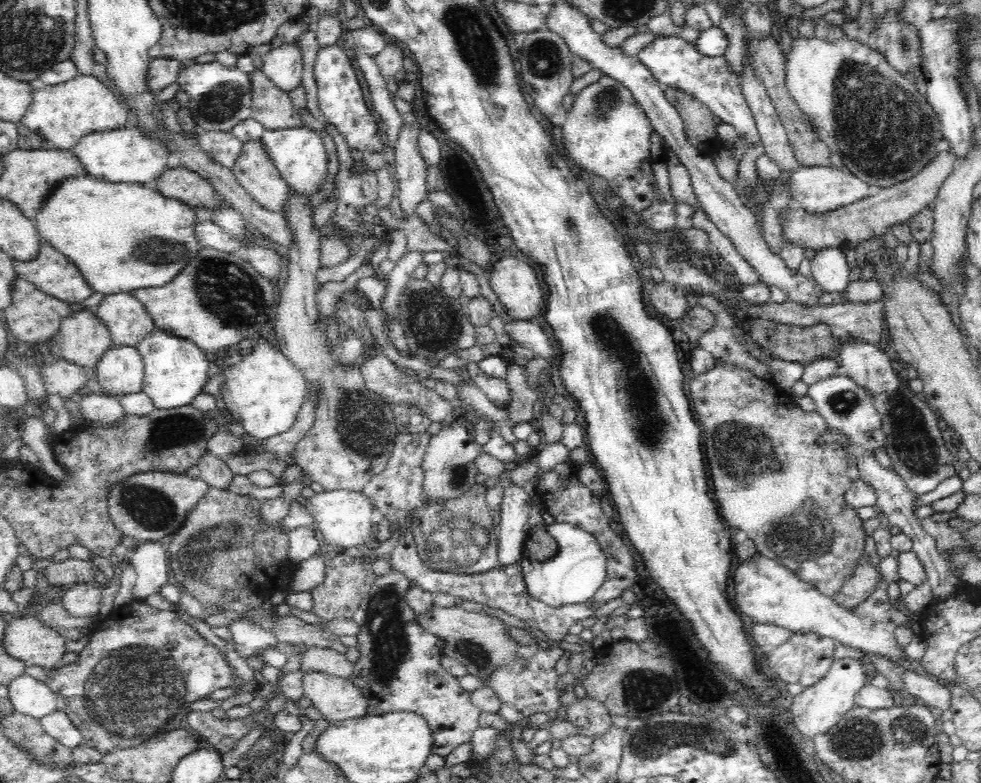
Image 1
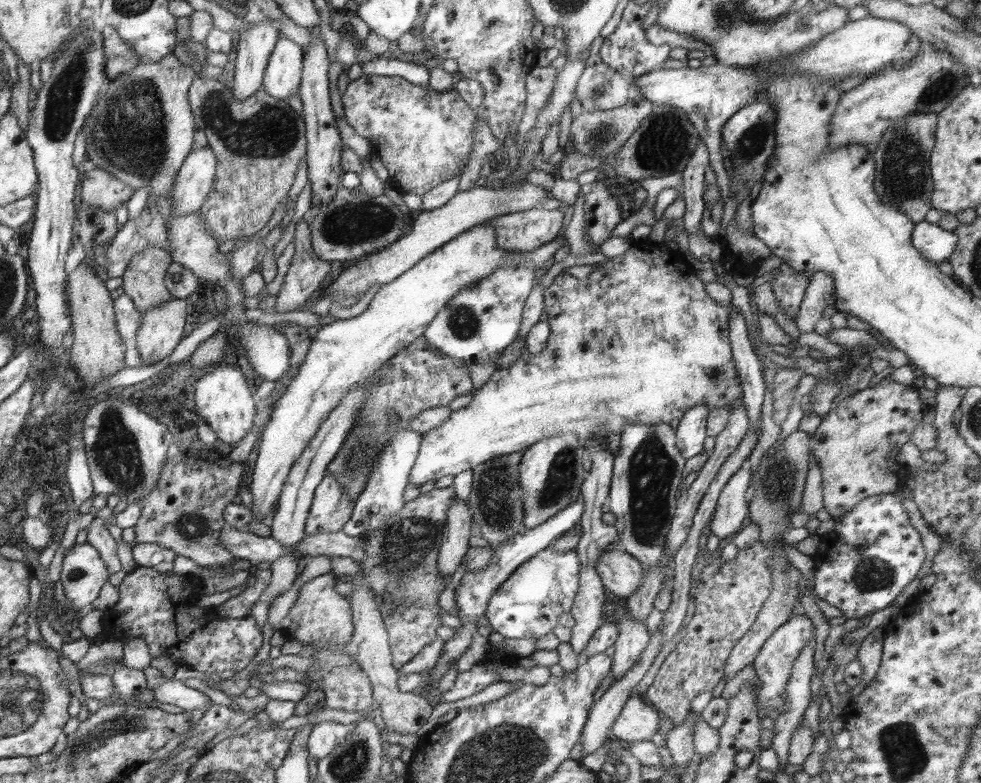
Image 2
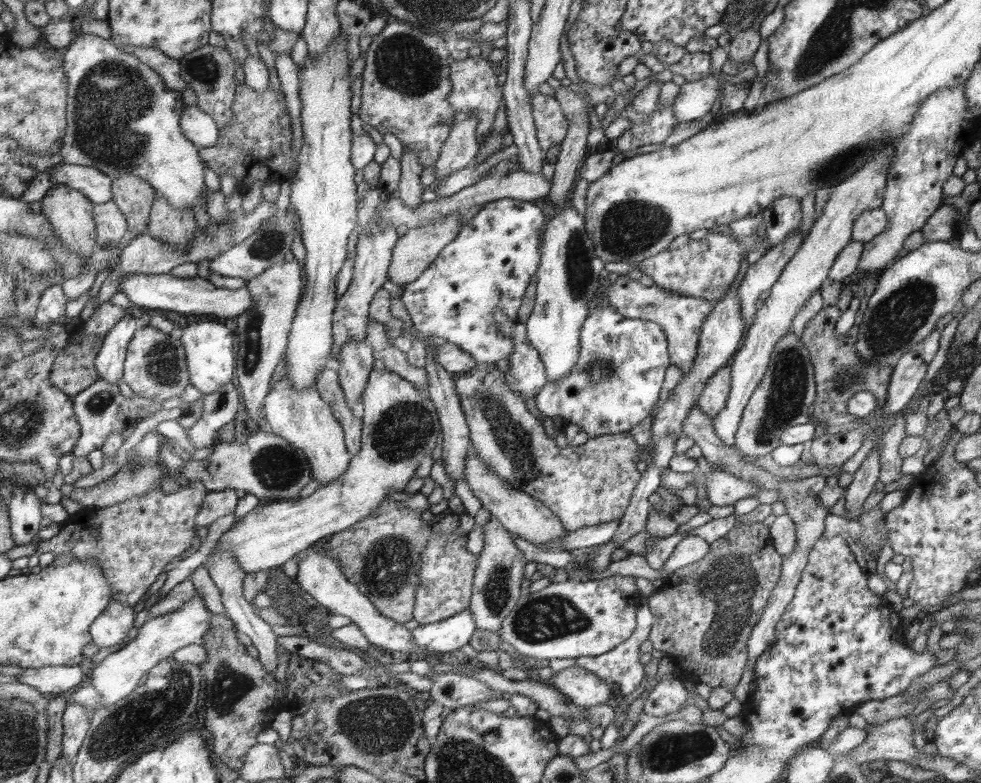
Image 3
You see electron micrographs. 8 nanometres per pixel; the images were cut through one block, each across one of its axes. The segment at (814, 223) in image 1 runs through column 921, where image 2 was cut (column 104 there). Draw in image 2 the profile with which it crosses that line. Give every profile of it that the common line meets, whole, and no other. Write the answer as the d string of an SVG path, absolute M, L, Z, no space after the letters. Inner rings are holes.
M95 168L86 172L82 179L81 202L110 213L118 206L127 205L134 192L134 188L120 182L106 170Z

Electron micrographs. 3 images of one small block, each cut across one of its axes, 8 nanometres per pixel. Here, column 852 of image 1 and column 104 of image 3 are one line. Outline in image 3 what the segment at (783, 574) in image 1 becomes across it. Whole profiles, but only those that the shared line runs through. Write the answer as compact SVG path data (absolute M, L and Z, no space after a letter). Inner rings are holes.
M111 600L105 612L93 622L89 633L99 648L108 648L122 642L134 626L134 610L120 600Z

